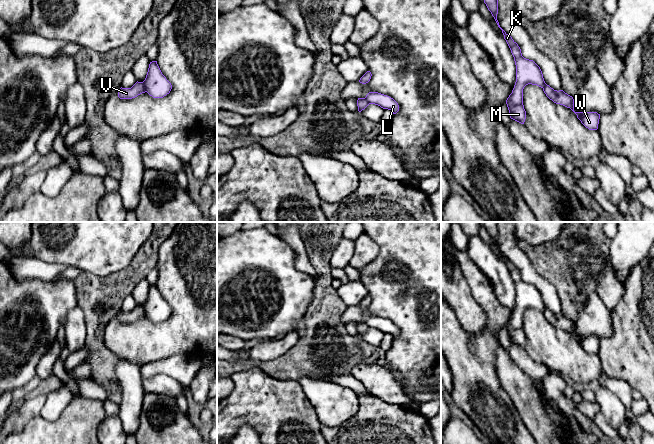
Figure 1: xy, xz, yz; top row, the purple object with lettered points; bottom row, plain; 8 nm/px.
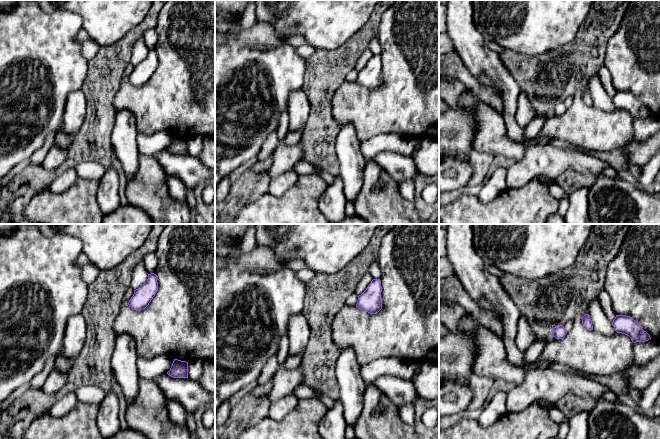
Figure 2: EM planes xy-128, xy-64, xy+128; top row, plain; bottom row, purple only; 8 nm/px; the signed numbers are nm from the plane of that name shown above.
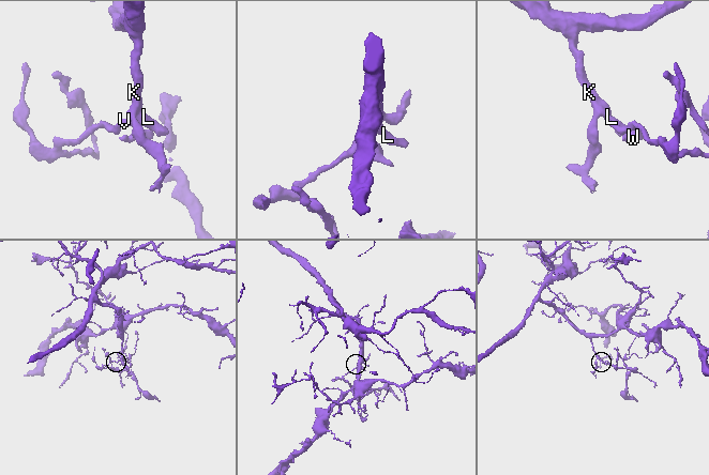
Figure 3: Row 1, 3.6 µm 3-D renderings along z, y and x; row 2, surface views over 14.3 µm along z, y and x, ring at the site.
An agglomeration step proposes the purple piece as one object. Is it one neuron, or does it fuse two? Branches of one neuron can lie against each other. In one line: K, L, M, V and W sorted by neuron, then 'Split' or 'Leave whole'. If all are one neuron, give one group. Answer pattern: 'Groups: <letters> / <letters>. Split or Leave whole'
Groups: K L M / V W. Split

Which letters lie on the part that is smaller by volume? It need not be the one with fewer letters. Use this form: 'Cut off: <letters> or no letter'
Cut off: V, W

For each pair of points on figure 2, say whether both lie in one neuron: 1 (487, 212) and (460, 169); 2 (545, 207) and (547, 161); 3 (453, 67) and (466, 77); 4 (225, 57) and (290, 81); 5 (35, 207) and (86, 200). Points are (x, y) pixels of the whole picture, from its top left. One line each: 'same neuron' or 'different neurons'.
1: different neurons
2: different neurons
3: same neuron
4: same neuron
5: same neuron

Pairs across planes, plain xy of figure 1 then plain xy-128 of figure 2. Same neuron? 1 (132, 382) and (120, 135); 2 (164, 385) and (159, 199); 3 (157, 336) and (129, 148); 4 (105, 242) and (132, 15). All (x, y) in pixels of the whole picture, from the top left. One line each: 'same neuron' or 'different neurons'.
1: same neuron
2: different neurons
3: different neurons
4: same neuron

